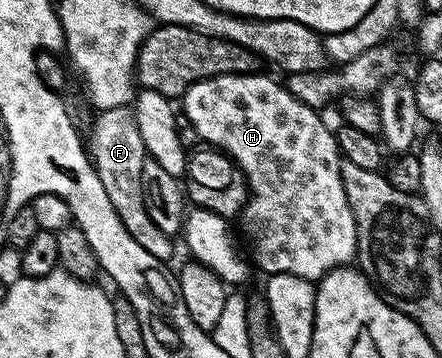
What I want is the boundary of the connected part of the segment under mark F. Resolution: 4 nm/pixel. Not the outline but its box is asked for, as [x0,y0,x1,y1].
[87,105,174,261]

